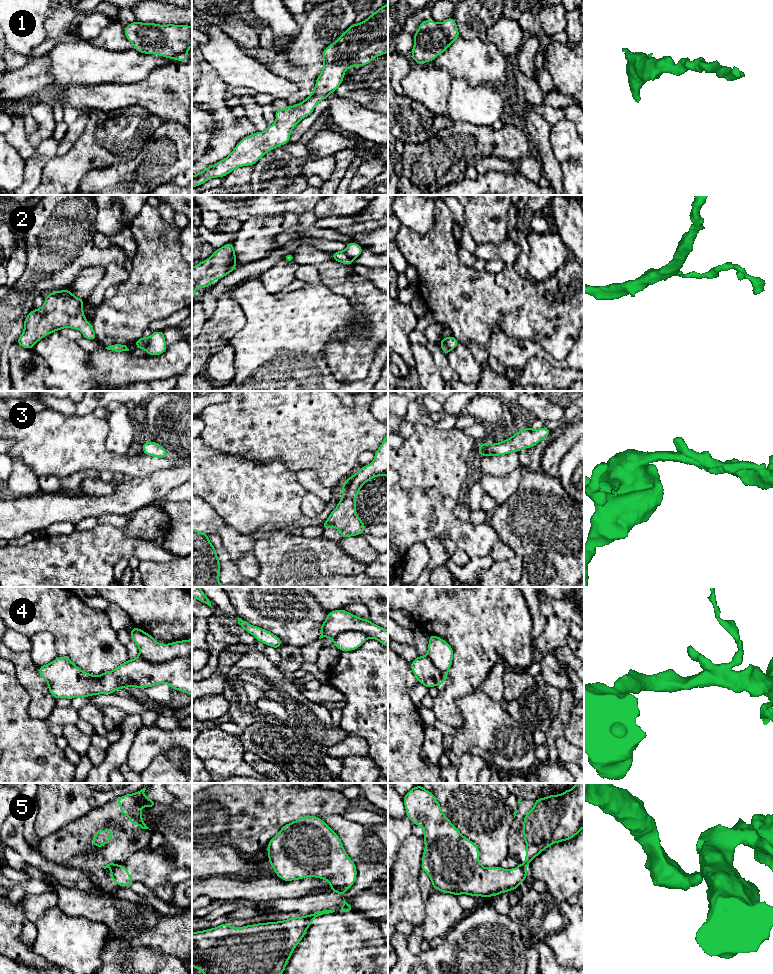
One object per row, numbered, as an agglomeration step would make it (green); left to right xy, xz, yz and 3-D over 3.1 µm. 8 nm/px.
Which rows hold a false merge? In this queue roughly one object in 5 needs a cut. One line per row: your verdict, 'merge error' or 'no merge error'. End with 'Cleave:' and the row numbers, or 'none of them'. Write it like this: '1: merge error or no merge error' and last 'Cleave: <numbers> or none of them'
1: no merge error
2: merge error
3: no merge error
4: merge error
5: merge error
Cleave: 2, 4, 5

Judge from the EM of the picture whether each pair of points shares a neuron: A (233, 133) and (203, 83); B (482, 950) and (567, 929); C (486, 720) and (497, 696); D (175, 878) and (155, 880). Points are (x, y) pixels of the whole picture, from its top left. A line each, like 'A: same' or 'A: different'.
A: same
B: different
C: different
D: different

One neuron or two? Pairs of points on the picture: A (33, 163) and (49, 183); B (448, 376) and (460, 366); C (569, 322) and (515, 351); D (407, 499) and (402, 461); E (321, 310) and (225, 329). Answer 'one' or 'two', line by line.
A: two
B: two
C: two
D: two
E: two

